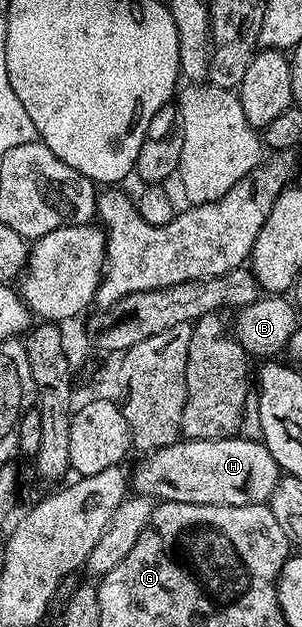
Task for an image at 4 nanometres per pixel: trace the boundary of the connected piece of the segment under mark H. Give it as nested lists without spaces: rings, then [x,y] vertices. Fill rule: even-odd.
[[[236,435],[227,439],[180,439],[172,443],[169,446],[165,446],[161,450],[150,452],[143,462],[135,471],[131,473],[131,485],[136,489],[134,491],[138,496],[144,498],[152,498],[162,502],[169,503],[183,503],[183,504],[233,504],[233,505],[247,505],[268,502],[270,496],[273,495],[274,489],[277,487],[277,483],[281,478],[281,470],[278,463],[271,453],[266,449],[264,442],[253,439],[243,439],[243,436]]]

